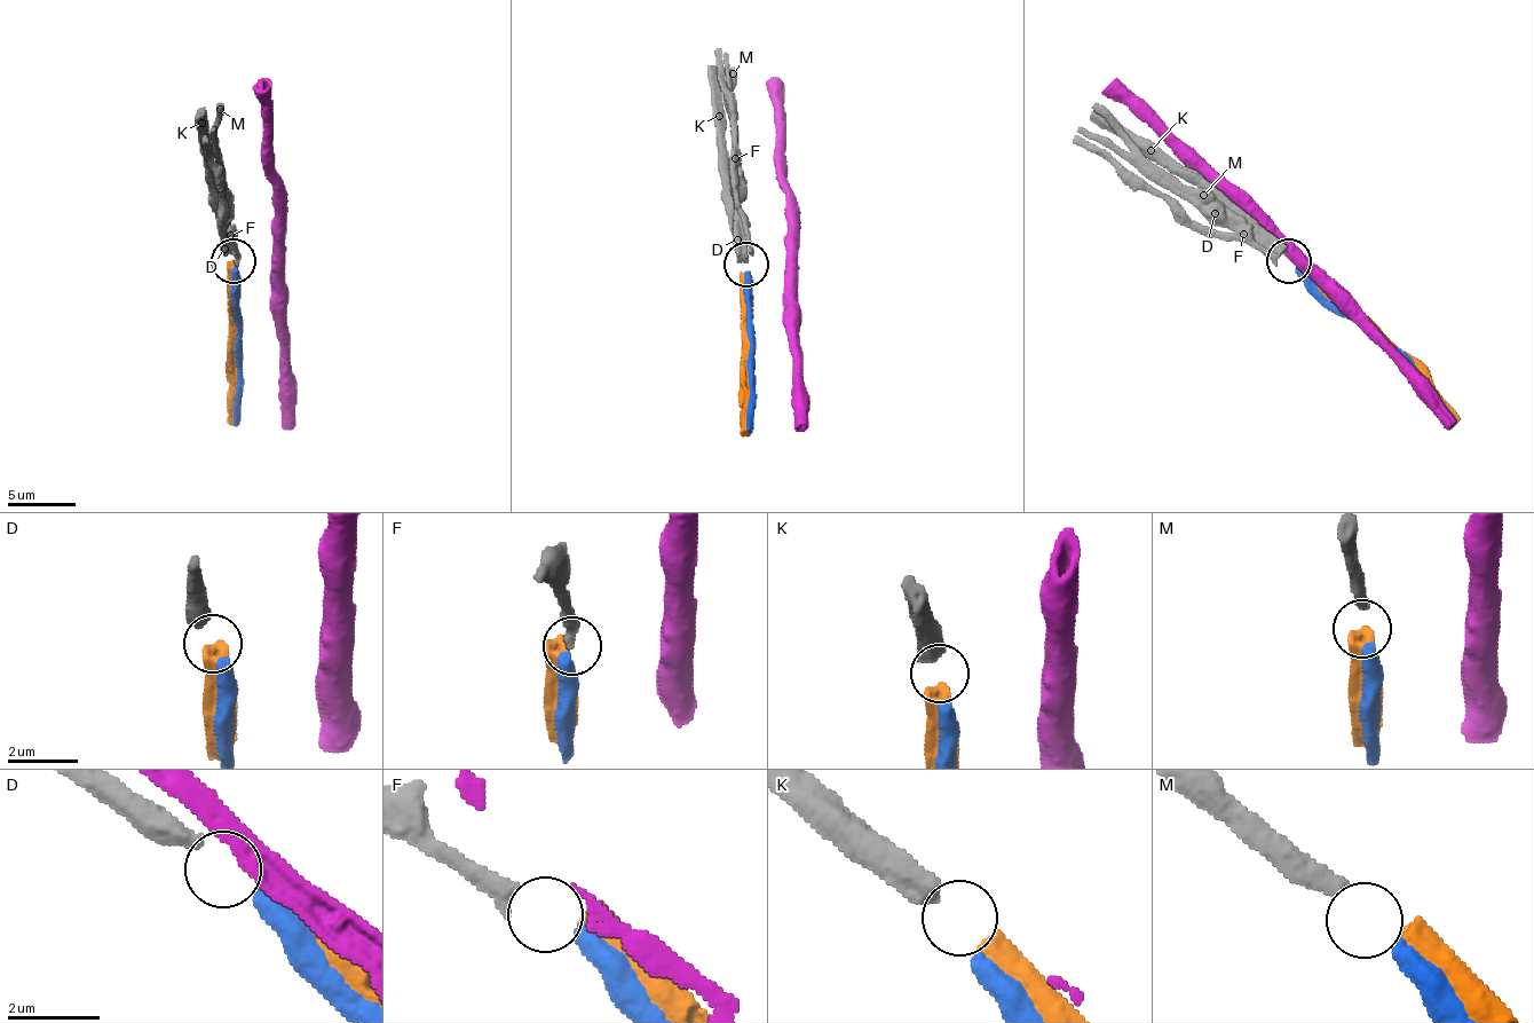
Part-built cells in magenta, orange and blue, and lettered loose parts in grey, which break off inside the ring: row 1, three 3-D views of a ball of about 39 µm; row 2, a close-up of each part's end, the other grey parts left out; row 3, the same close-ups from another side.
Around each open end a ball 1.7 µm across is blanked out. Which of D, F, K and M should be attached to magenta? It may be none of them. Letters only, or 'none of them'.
none of them

